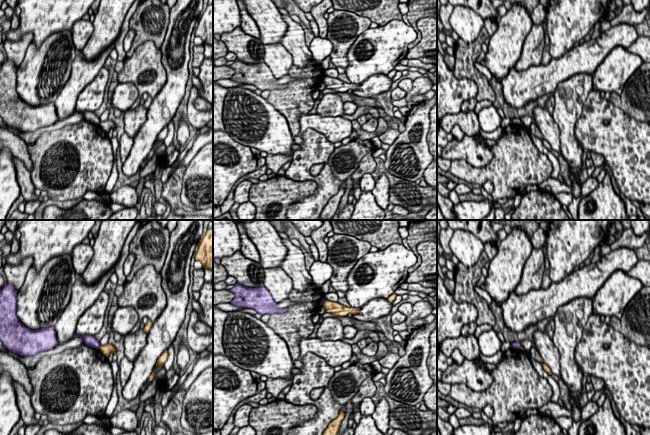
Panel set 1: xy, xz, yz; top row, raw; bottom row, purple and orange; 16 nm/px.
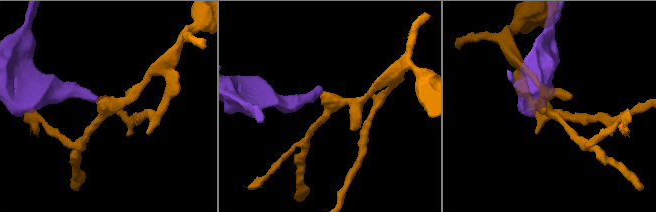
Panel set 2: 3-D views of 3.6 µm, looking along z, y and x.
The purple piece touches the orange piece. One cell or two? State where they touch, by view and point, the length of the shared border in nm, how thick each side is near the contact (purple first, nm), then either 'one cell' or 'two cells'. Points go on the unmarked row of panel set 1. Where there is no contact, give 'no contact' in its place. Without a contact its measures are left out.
meets purple in xy at (99, 123); contact 70 nm long; 170 nm thick on the purple side, 160 nm on the other; two cells

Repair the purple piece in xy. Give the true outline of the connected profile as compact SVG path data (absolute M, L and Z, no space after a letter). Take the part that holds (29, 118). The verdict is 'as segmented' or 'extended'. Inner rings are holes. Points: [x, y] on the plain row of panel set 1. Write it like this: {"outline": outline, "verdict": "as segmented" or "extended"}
{"outline": "M12 60L2 64L0 69L0 117L10 127L30 133L57 122L54 103L31 106L18 95L18 67Z", "verdict": "as segmented"}

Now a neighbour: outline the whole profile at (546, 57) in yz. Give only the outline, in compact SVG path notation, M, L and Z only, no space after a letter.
M543 22L543 27L544 27L544 33L545 33L545 45L543 48L543 52L542 52L542 65L547 65L549 64L549 62L551 61L552 57L549 53L549 37L547 34L547 26L546 26L546 22Z

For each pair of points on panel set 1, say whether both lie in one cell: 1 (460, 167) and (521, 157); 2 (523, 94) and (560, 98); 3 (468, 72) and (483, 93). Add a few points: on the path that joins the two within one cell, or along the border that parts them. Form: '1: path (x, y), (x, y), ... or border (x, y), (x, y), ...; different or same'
1: path (475, 172), (506, 171); same
2: border (570, 77), (562, 80), (552, 93); different
3: path (474, 76), (483, 87); same

